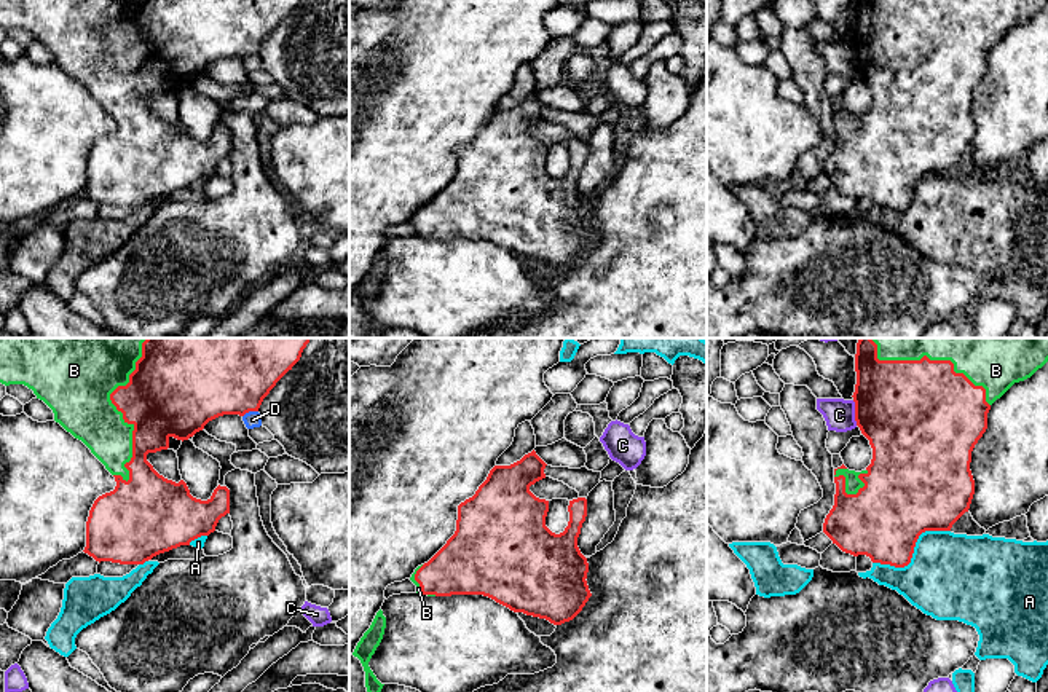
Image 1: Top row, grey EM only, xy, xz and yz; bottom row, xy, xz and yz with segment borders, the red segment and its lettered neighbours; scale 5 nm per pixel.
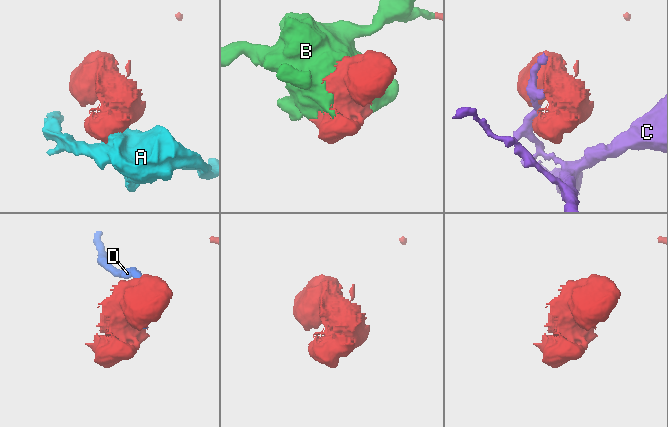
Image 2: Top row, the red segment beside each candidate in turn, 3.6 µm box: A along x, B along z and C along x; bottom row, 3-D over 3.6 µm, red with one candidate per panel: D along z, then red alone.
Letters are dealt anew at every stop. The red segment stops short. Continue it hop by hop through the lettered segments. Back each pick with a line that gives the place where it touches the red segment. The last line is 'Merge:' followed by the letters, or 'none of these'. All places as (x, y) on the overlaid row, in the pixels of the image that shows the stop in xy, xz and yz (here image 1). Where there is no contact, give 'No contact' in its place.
B: Touches red at xy (117, 408)
Merge: B

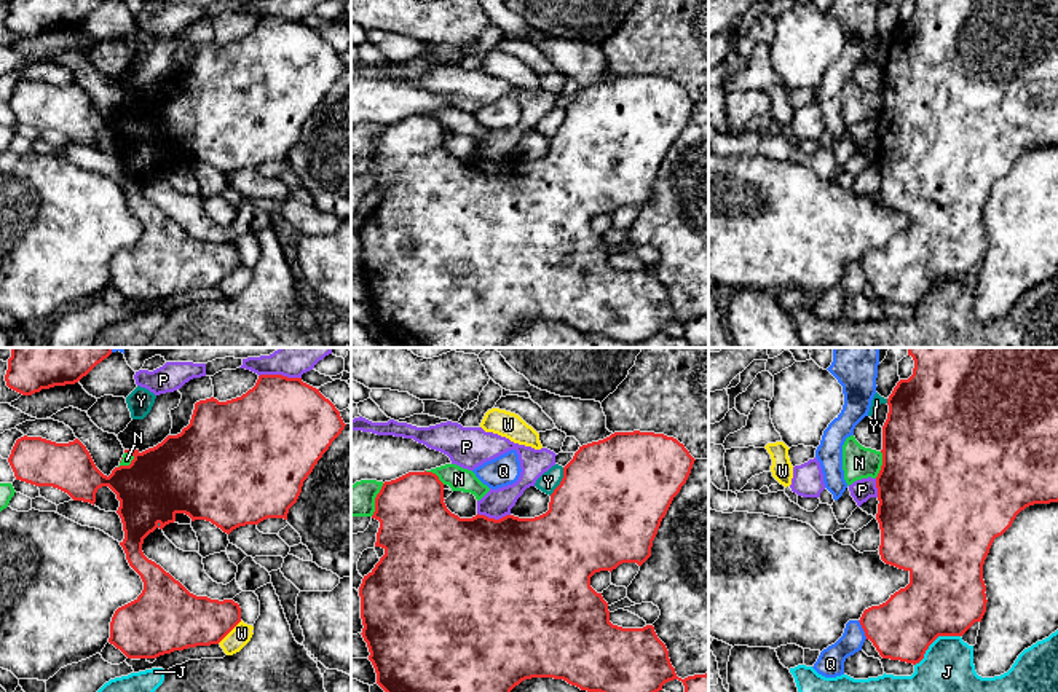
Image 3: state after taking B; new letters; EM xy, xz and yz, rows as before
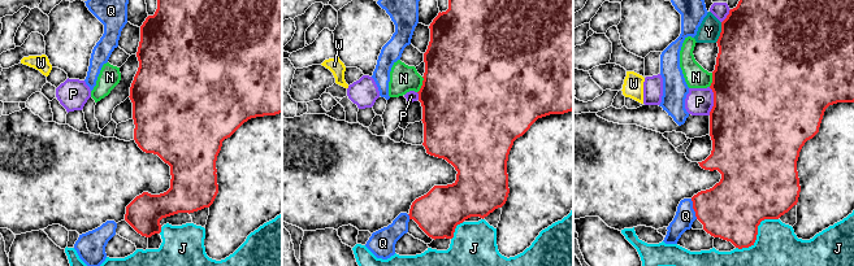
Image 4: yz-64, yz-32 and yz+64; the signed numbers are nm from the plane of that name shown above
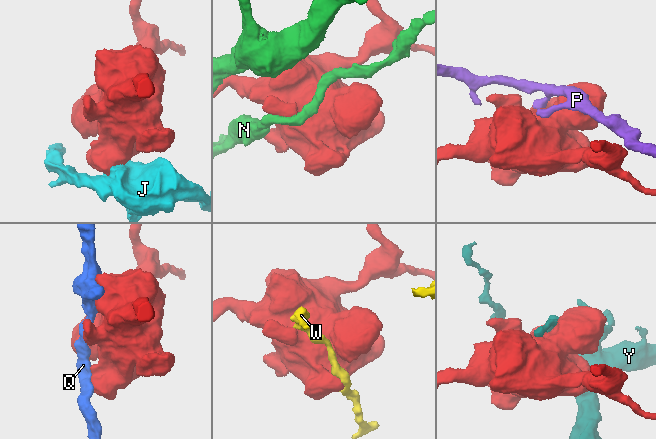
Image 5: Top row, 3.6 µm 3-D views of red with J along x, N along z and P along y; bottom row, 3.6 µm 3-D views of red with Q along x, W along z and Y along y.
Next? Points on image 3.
Merge: none of these

